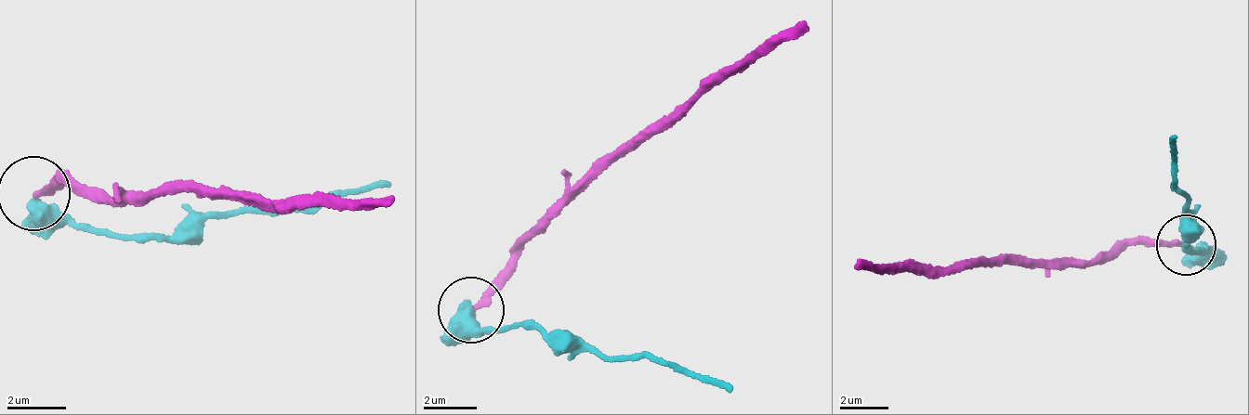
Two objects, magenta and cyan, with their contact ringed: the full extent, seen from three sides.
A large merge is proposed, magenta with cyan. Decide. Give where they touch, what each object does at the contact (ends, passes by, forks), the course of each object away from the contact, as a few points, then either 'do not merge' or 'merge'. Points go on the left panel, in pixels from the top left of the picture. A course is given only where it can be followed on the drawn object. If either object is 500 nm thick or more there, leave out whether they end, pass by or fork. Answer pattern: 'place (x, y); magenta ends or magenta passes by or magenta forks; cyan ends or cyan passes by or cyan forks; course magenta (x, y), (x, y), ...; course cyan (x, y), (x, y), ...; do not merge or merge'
place (32, 193); course magenta (32, 192), (70, 182), (103, 189), (112, 200), (183, 188), (239, 188), (274, 201), (391, 201); course cyan (32, 200), (75, 226), (164, 233), (240, 213), (391, 188); do not merge

